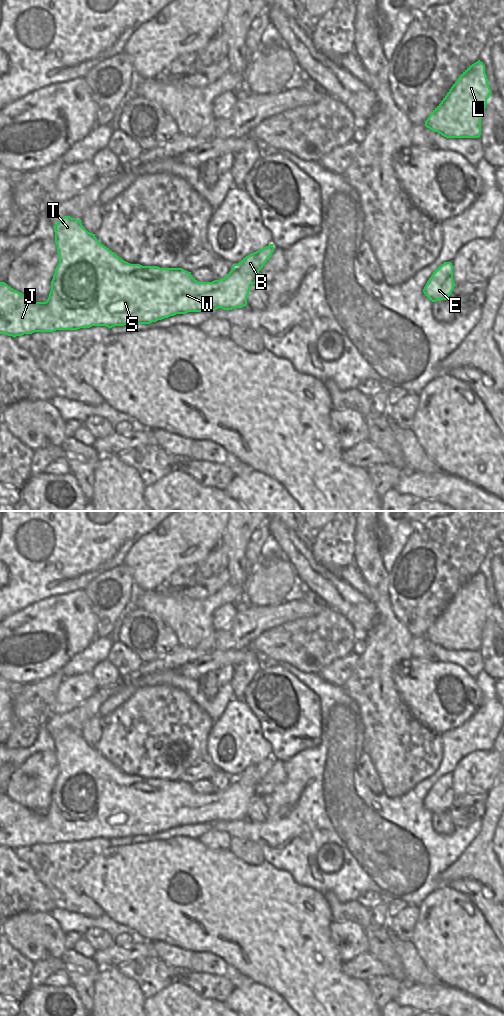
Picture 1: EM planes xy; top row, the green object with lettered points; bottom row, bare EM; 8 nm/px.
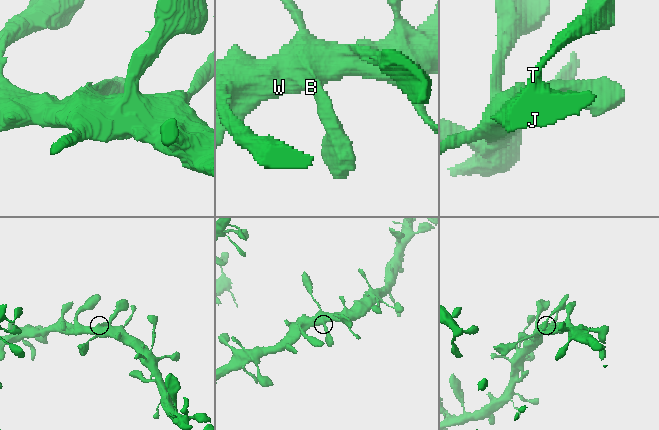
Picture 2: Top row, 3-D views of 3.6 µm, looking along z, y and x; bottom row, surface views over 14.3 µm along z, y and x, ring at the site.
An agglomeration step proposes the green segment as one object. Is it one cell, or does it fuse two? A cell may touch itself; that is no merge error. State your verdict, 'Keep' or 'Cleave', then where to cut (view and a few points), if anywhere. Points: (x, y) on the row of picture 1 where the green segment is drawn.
Keep. No split.

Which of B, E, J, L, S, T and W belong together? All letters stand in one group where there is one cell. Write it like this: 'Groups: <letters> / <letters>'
Groups: B E J L S T W.

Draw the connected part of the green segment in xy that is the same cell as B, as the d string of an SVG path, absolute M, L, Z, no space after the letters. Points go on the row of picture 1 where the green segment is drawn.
M64 216L54 226L55 243L59 263L51 281L51 291L46 302L36 302L14 290L5 282L0 282L0 334L16 337L34 332L54 332L56 330L78 330L92 326L114 326L126 324L150 324L176 314L204 312L206 310L232 310L247 306L251 287L257 282L257 275L271 257L274 247L270 244L243 258L232 266L231 271L222 279L212 282L198 282L182 268L160 268L130 264L104 246L95 234L88 232L81 220Z

